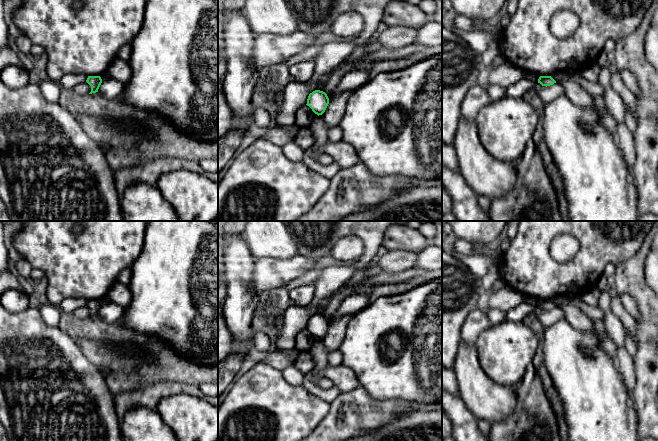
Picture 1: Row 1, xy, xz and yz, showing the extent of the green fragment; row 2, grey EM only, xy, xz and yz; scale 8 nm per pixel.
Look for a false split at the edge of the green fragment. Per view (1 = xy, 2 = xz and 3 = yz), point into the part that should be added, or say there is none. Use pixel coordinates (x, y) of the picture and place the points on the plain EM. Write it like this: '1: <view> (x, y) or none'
1: none
2: none
3: none

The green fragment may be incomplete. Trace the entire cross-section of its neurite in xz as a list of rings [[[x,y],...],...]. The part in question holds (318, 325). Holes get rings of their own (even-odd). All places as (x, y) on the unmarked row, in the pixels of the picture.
[[[315,314],[309,318],[307,323],[307,330],[309,330],[312,335],[319,339],[322,339],[329,328],[329,322],[327,318],[320,314]]]

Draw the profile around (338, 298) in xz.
[[[358,286],[341,288],[331,299],[330,303],[327,305],[323,316],[326,318],[333,315],[343,303],[344,299],[355,293]]]

